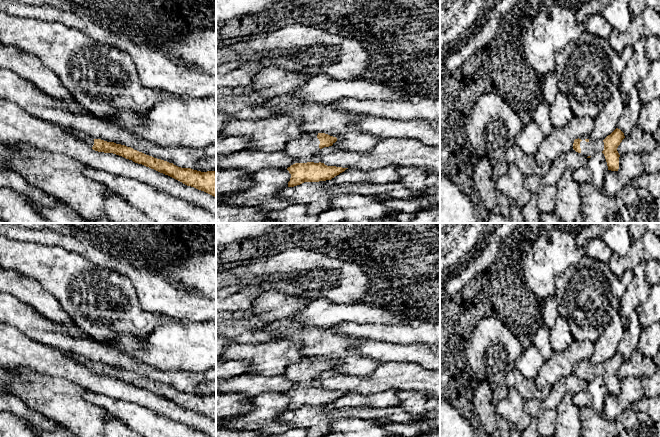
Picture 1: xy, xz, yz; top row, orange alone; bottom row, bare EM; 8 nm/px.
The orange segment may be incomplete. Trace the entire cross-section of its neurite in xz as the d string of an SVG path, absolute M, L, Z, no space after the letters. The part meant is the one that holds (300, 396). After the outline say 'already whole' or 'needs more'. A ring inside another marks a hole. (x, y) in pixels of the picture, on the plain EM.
M306 357L289 365L283 376L292 380L296 387L287 392L291 398L288 411L294 411L304 406L331 404L348 393L327 390L320 386L320 374L332 370L336 365L336 361L325 357Z | needs more

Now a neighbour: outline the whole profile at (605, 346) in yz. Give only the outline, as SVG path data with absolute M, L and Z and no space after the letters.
M615 311L609 325L594 342L594 352L589 359L590 363L593 365L604 364L610 359L617 352L625 330L619 312Z

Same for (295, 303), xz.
M271 290L254 300L252 315L247 318L230 318L216 324L216 337L229 338L237 344L271 342L276 337L264 329L278 321L291 318L311 300Z

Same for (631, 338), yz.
M636 312L633 313L626 327L625 334L617 347L617 352L624 357L625 362L630 359L632 353L637 349L642 328Z

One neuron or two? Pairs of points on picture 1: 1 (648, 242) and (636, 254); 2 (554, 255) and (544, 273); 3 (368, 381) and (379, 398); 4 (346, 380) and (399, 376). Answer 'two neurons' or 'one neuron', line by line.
1: one neuron
2: one neuron
3: two neurons
4: one neuron

